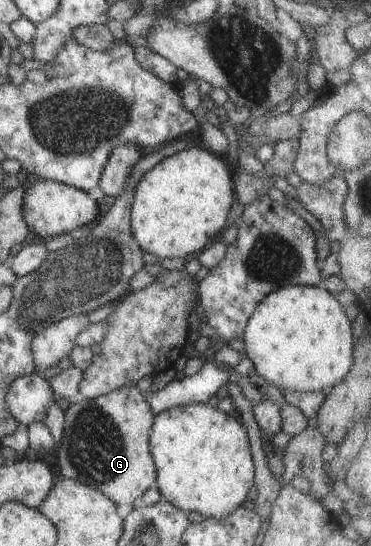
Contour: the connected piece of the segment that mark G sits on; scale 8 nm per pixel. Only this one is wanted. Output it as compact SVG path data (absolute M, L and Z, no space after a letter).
M124 385L93 399L70 404L64 411L61 449L57 455L57 465L61 475L96 489L116 505L132 504L137 497L153 486L155 481L155 468L148 444L148 431L154 415L148 406L148 400L145 400L141 392L136 385Z

